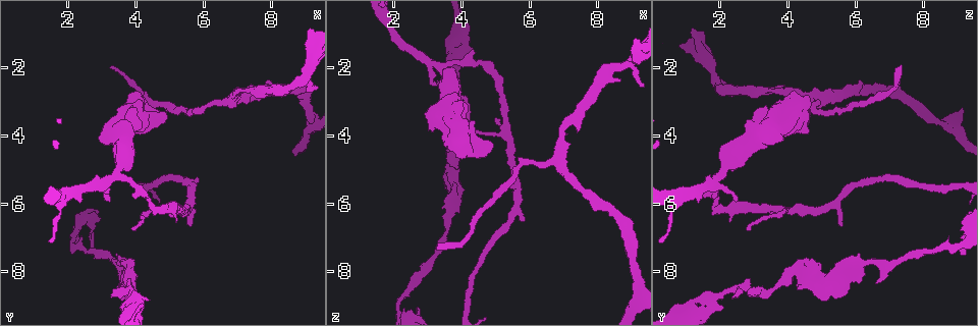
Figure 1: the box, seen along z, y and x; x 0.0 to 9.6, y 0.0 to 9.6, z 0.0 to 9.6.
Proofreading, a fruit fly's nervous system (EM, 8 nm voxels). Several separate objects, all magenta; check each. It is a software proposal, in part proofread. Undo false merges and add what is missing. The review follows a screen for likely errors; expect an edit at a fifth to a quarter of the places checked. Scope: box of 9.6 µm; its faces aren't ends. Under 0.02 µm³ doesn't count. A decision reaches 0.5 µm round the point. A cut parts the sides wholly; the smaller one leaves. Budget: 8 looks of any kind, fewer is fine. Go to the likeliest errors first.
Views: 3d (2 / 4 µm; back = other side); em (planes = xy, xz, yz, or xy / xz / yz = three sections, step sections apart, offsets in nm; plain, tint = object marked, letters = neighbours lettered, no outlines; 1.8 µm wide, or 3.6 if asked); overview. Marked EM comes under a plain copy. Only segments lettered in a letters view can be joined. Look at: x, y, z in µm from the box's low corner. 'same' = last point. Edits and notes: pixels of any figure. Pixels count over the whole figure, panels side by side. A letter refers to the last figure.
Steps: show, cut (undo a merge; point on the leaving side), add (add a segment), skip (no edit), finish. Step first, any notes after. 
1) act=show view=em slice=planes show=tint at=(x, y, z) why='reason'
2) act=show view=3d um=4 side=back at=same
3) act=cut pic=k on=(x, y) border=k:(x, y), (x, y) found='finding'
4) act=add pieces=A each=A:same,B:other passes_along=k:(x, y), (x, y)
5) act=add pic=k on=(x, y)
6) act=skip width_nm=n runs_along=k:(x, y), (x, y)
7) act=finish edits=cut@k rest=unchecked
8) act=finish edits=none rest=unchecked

act=show view=em slice=planes show=letters at=(3.45, 7.55, 6.05) why='free end'

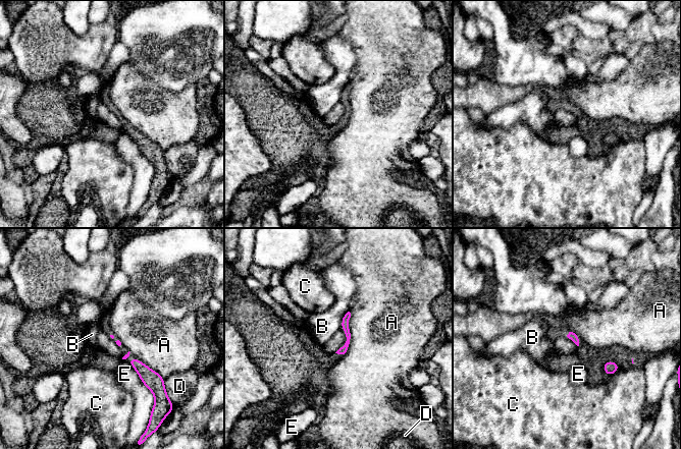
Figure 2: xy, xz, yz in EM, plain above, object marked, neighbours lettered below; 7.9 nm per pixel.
act=skip each=A:other,B:other,C:other,D:other,E:other runs_along=2:(348, 315), (347, 343), (339, 351) found='no lettered segment goes on from it'

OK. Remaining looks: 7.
act=show view=3d um=4 at=(4.10, 8.60, 1.50) why='free end'

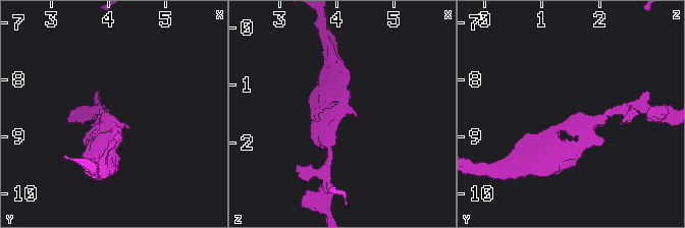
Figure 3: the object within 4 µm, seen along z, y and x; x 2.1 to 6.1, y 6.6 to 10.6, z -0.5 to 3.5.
act=show view=em slice=xz step=8 show=letters at=(4.05, 8.60, 1.55)

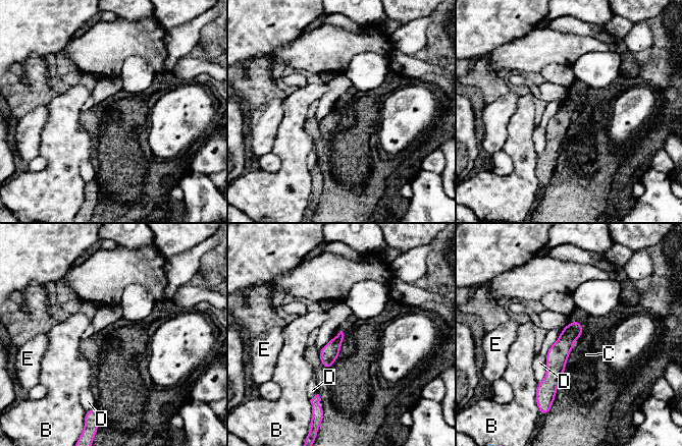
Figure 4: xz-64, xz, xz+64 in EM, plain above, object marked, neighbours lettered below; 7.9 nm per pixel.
act=show view=em slice=yz step=8 show=letters at=same why='another direction'

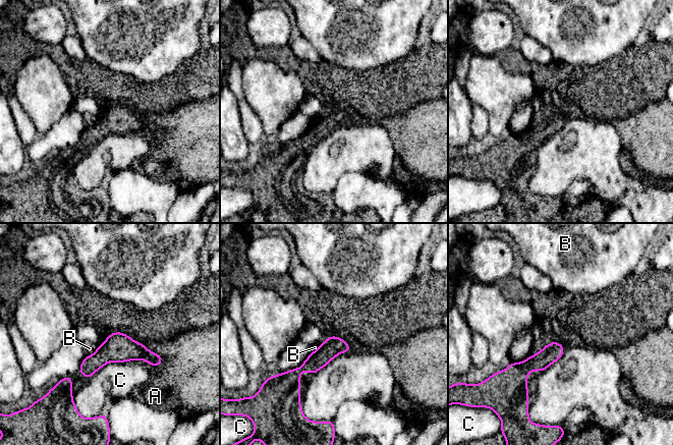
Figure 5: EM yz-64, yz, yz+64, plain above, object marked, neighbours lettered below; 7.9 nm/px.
act=skip width_nm=150 each=A:other,B:other,C:other runs_along=5:(160, 359), (106, 352), (81, 370) found='none of them fits'

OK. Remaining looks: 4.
act=show view=em slice=xy step=4 show=tint at=(3.90, 7.95, 4.05) why='two arms at a narrow angle'

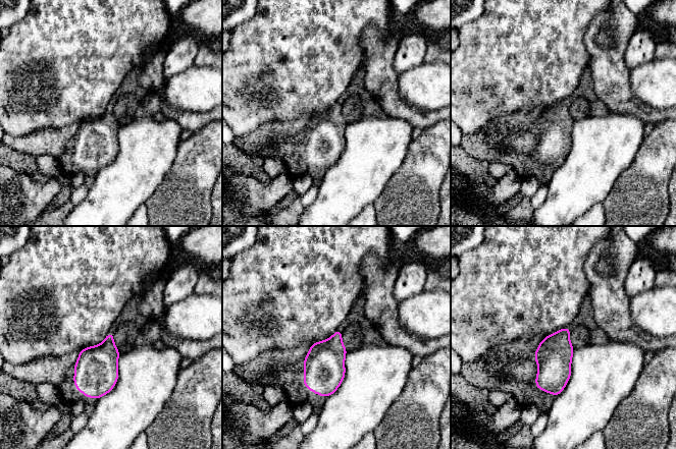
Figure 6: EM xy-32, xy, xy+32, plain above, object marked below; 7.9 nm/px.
act=show view=em slice=planes show=letters at=same why='another direction'

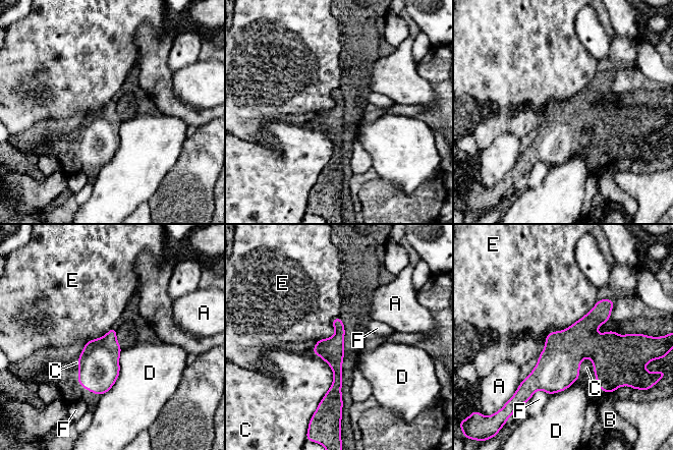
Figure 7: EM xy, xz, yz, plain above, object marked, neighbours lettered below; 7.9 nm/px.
act=skip each=A:other,B:other,C:other,D:other,E:other,F:other runs_along=7:(628, 343), (574, 346), (525, 382) found='one neuron here'

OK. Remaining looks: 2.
act=finish edits=none rest=unchecked

